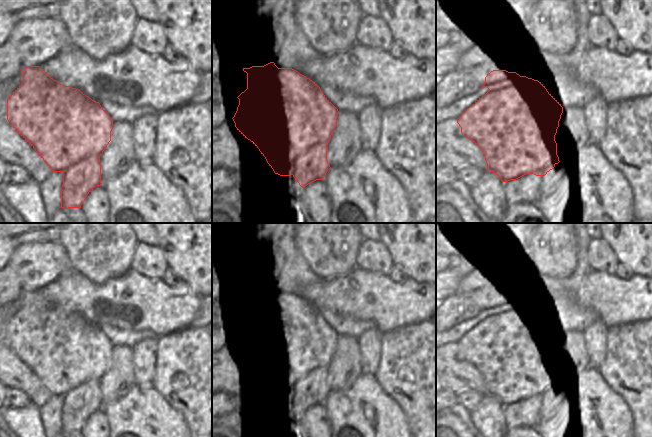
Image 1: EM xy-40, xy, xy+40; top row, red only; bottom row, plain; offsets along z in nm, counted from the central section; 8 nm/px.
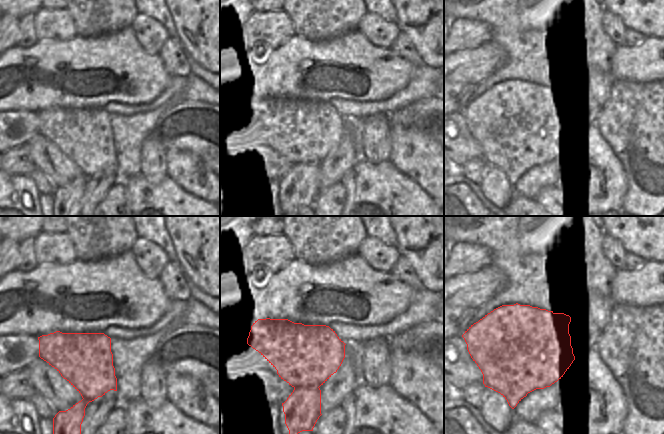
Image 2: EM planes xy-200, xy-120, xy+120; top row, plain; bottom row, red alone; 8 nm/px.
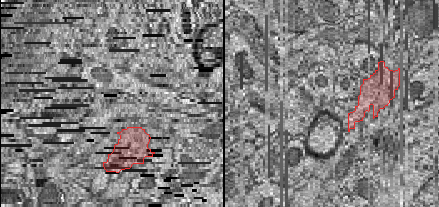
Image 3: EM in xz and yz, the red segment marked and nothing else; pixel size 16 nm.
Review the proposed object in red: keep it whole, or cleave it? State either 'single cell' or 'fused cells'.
fused cells

